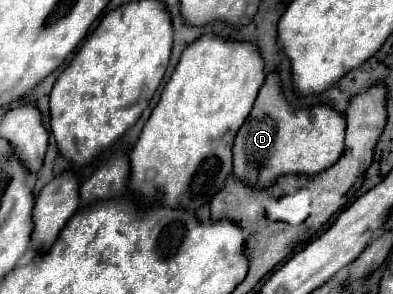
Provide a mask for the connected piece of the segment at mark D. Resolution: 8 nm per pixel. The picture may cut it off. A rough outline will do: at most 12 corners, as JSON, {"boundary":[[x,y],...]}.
{"boundary":[[268,74],[232,146],[234,176],[318,174],[344,150],[330,104],[296,110]]}

